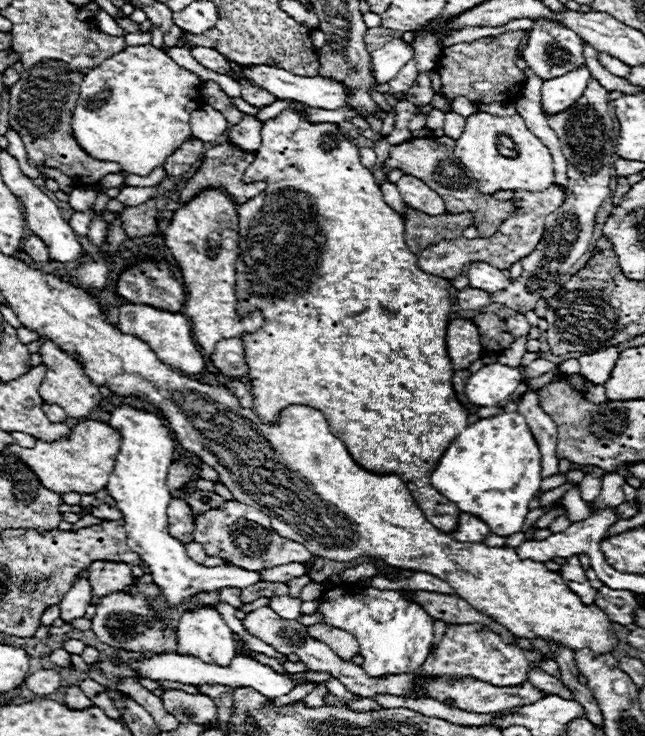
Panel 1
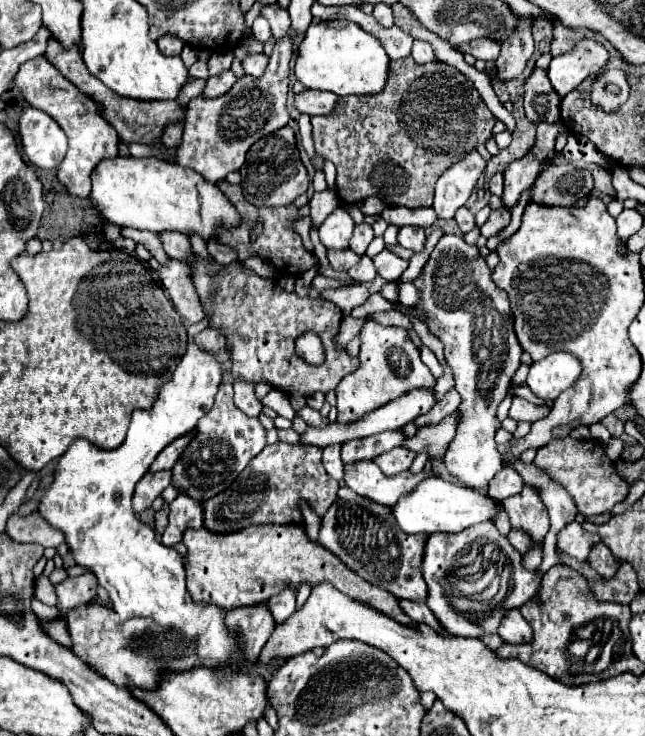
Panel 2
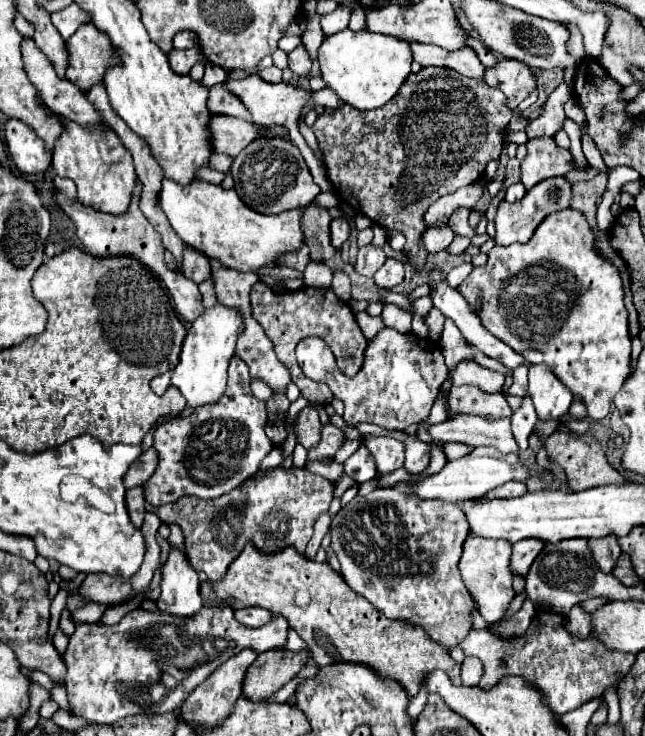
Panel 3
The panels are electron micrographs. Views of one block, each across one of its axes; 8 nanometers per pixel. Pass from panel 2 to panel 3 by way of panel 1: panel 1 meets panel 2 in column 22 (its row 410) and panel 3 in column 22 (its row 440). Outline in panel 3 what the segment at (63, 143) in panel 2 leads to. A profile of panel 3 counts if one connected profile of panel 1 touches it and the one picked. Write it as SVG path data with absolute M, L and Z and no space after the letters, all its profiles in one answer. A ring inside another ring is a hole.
M16 118L8 120L4 128L4 140L14 166L22 174L38 174L48 170L52 156L46 152L42 138L30 126Z

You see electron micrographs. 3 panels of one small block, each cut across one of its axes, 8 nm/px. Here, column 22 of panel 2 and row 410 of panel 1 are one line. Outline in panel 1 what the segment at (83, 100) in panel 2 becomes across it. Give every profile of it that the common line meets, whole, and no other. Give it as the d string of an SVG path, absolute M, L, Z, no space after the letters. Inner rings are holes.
M50 340L40 346L40 354L42 354L42 362L48 366L46 378L40 384L40 396L46 402L58 404L68 414L68 418L74 418L74 420L84 420L94 408L100 406L100 400L102 400L100 390L90 382L90 378L84 374L82 364L72 354L64 352L60 346L56 346Z

